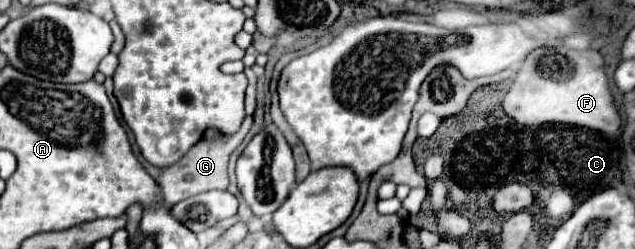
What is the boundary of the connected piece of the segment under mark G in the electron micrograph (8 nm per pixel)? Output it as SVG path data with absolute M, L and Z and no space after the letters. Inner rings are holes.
M240 126L238 132L234 134L224 134L220 132L220 140L200 140L198 144L194 144L194 148L180 160L176 162L172 168L156 168L152 164L148 164L136 150L136 156L140 160L140 164L148 170L148 174L152 178L158 180L160 192L162 192L162 204L166 208L172 208L174 204L178 204L180 200L186 200L190 196L196 196L200 192L208 192L208 190L226 190L228 188L228 156L230 152L244 140L244 136L250 132L252 126Z

